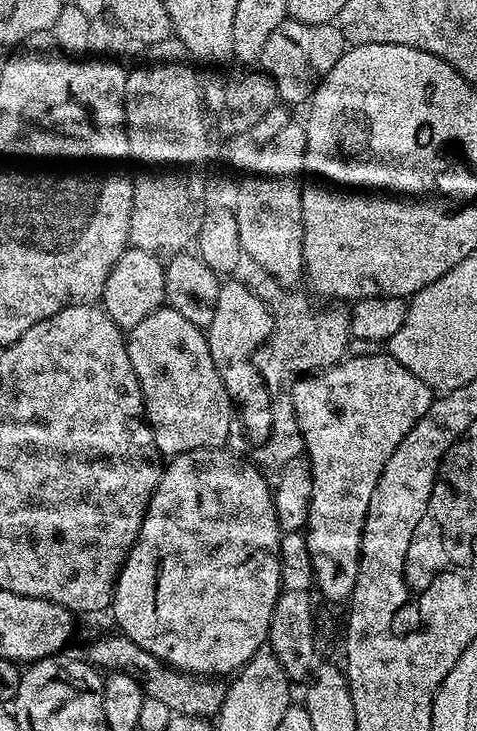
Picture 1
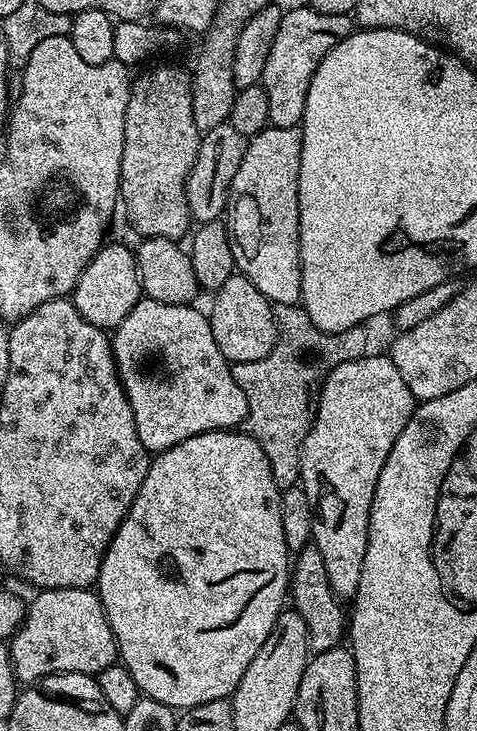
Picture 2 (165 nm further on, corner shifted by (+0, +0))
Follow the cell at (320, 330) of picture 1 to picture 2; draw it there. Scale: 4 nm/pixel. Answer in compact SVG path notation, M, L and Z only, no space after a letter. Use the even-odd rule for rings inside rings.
M279 304L275 307L278 335L276 345L266 354L266 358L258 358L250 362L232 364L232 377L242 386L242 394L246 394L248 403L247 431L259 442L262 450L266 450L266 462L270 462L270 474L281 489L297 487L300 478L300 447L304 445L304 435L310 427L309 417L304 417L304 411L309 411L308 391L312 383L337 368L342 362L357 360L360 356L369 355L367 327L357 326L345 331L325 334L316 329L304 308L299 305Z

